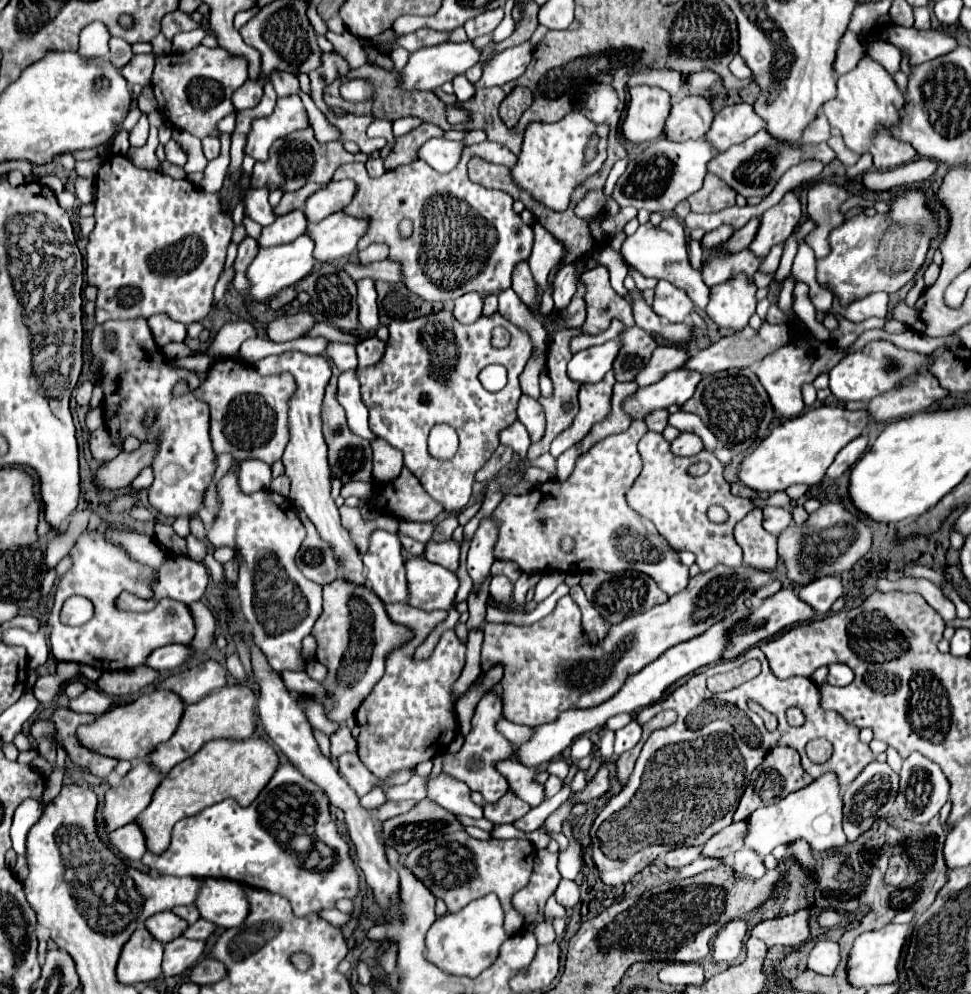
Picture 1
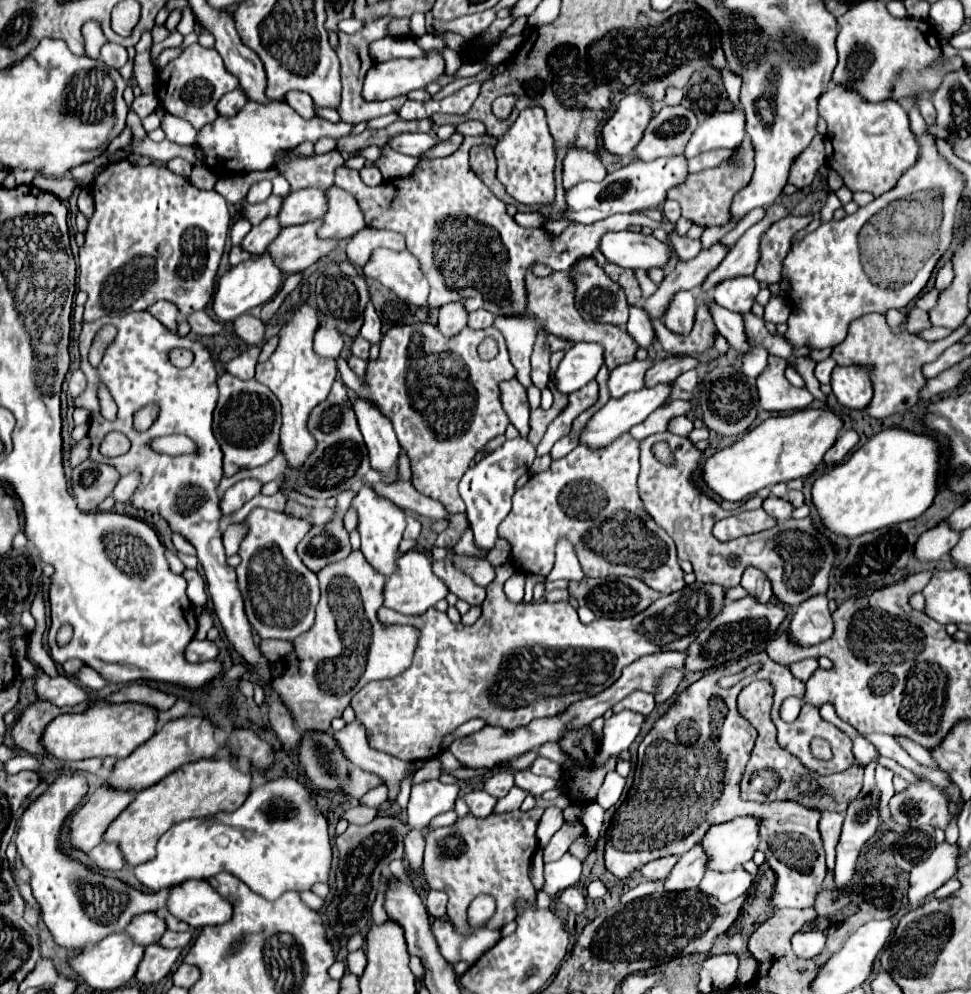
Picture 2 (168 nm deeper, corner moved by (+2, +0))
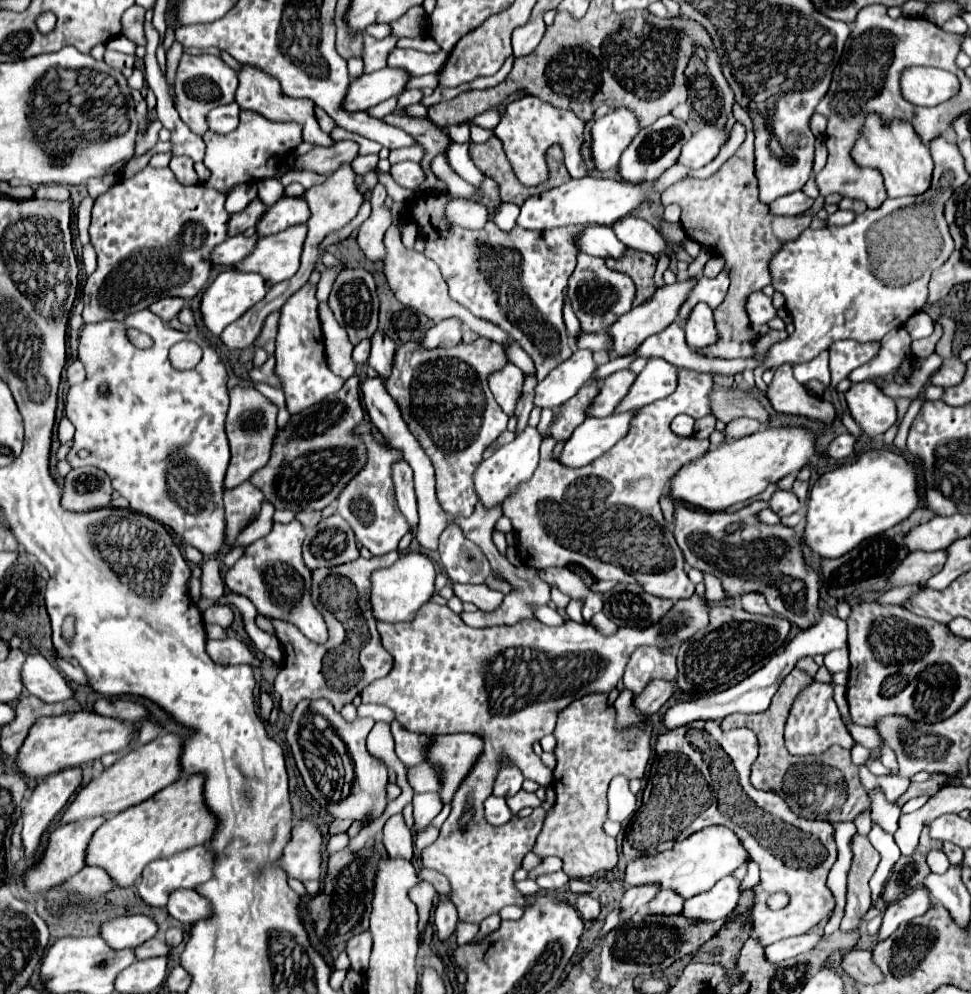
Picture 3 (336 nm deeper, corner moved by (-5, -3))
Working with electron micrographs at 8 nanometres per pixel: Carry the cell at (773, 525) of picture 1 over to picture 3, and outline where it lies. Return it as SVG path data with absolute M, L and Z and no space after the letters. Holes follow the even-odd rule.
M777 489L773 493L773 497L769 499L769 505L779 517L789 517L795 511L799 511L799 507L801 507L799 499L791 491L781 491L781 489Z

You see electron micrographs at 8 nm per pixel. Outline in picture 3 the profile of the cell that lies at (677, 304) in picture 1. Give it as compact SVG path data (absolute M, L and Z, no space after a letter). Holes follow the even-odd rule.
M699 303L691 311L691 315L685 323L685 333L687 333L687 343L693 349L705 349L705 347L713 345L719 339L713 311L707 305Z

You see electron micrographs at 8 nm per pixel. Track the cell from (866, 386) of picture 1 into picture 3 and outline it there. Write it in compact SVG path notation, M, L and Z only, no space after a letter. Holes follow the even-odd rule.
M871 381L855 383L845 397L851 417L867 437L883 435L897 421L895 401L881 393L881 389Z

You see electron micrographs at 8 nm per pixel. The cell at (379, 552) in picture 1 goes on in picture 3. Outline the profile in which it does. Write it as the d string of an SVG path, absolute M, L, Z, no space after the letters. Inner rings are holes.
M369 421L355 427L355 437L365 443L367 463L355 475L355 479L351 479L351 483L347 483L347 487L343 487L343 491L339 493L337 513L351 525L355 539L363 547L367 547L373 555L385 555L389 551L395 551L401 537L409 531L409 525L395 503L395 485L391 479L391 467L393 463L401 461L403 455L399 449L377 441L373 435L373 425Z

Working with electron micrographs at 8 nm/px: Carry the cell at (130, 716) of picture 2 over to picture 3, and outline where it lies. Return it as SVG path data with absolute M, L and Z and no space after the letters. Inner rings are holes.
M75 711L75 713L43 717L33 723L27 739L23 741L23 747L19 747L19 755L15 757L15 767L19 773L31 779L47 777L61 769L95 761L105 753L123 751L133 739L133 733L135 729L131 723L107 719L93 711Z

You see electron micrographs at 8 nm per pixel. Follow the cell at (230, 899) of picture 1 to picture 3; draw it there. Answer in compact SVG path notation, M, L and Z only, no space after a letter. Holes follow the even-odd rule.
M175 889L169 895L167 911L183 925L193 925L199 919L205 919L211 915L211 905L207 903L209 901L193 889Z

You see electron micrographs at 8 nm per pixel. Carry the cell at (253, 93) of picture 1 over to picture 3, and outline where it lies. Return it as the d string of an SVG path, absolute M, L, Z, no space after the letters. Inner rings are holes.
M235 101L211 109L209 115L207 115L209 131L213 131L213 133L231 133L231 131L235 131L237 125L239 125L239 113L241 113L241 107Z

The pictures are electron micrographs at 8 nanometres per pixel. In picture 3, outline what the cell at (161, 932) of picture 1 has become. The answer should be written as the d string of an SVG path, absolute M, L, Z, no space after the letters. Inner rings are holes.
M145 915L117 917L101 925L99 935L111 949L135 949L139 943L155 937L157 925Z

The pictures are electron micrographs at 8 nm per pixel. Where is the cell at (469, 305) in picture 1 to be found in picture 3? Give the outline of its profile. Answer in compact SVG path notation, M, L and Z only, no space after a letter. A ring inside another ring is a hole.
M453 317L435 323L421 339L421 345L427 349L437 349L437 347L455 347L459 345L459 341L461 341L461 321Z

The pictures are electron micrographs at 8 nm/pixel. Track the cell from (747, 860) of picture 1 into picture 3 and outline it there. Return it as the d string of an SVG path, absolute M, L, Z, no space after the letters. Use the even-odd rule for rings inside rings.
M723 877L715 887L705 893L699 893L685 901L681 915L689 921L717 921L725 919L737 905L739 899L739 879Z

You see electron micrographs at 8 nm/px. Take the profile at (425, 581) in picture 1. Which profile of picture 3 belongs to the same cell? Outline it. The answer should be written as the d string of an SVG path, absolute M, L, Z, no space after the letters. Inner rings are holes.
M405 553L391 567L371 573L371 609L377 621L409 621L435 591L435 567L421 553Z

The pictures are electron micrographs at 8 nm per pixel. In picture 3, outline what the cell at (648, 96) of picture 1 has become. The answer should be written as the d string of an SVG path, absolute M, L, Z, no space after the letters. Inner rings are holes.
M617 109L591 127L591 157L597 171L615 169L625 147L639 133L639 121L629 109Z

